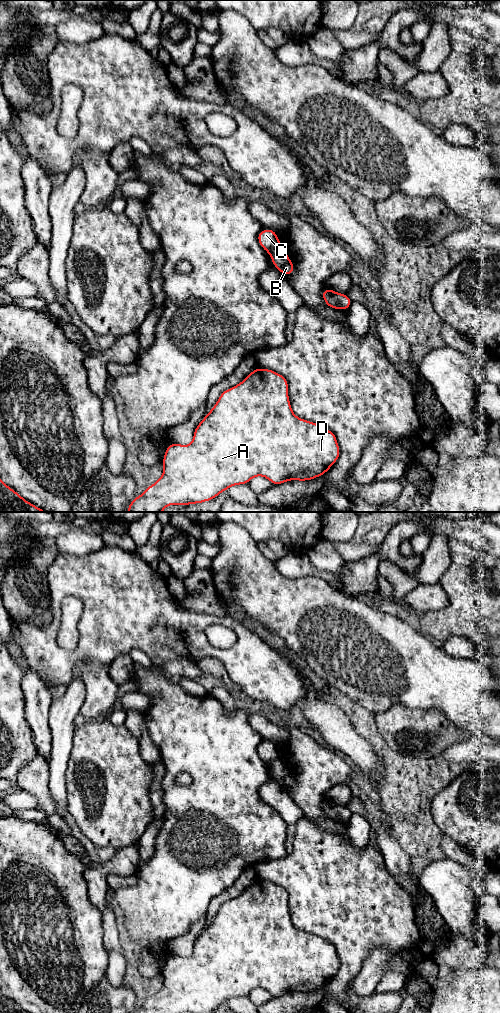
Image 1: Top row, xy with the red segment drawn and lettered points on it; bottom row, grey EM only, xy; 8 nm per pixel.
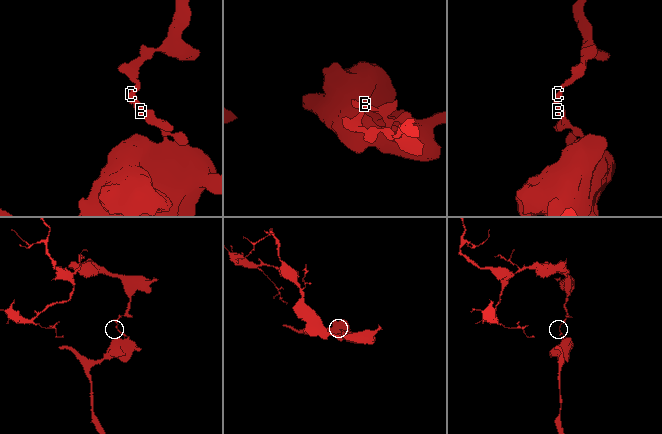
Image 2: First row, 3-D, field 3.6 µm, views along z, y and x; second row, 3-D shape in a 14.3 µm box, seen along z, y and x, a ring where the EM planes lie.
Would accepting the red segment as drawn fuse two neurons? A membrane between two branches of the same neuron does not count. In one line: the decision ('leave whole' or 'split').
split

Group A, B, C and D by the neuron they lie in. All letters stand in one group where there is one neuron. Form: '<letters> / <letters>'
A B D / C

